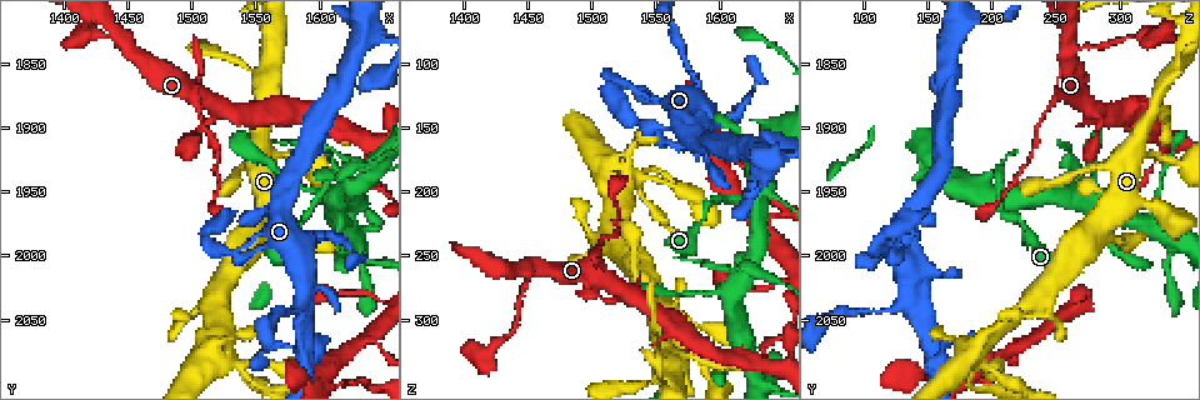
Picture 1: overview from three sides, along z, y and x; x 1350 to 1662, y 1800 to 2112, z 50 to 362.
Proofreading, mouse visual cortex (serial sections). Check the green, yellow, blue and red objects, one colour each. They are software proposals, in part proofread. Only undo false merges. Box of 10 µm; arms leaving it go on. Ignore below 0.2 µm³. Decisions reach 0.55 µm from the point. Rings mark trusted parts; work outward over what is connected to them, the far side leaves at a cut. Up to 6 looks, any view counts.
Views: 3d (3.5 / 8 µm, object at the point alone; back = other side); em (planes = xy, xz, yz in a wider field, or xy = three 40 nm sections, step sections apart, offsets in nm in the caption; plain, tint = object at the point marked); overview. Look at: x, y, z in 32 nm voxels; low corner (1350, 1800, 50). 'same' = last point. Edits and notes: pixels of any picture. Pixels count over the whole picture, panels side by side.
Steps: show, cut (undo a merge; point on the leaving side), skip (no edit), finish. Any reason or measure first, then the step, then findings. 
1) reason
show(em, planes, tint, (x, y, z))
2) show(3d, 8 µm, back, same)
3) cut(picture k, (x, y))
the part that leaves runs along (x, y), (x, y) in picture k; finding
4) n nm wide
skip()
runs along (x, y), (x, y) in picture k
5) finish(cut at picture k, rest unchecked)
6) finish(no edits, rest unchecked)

a fork
show(3d, 3.5 µm, (1588, 2032, 136))

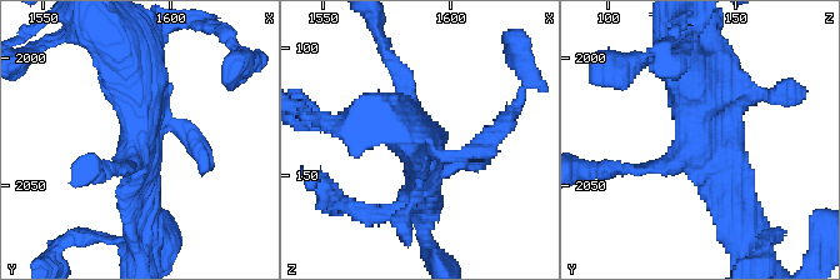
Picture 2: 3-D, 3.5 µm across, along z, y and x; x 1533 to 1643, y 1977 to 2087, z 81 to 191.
show(em, xy, step 2, tint, (1587, 2030, 135))

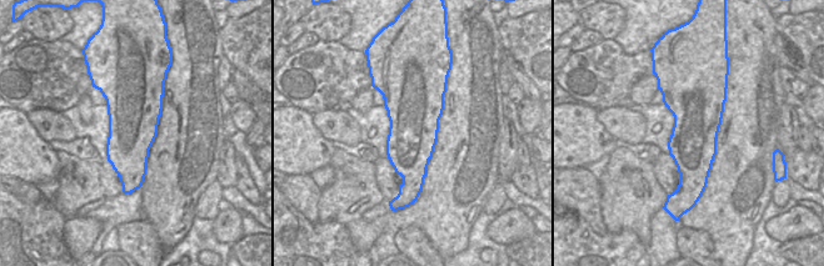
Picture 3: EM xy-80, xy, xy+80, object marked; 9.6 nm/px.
skip()
runs along (679, 58), (746, 204) in picture 2; one cell here

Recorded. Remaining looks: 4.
four-way junction
show(3d, 3.5 µm, back, (1530, 2076, 192))

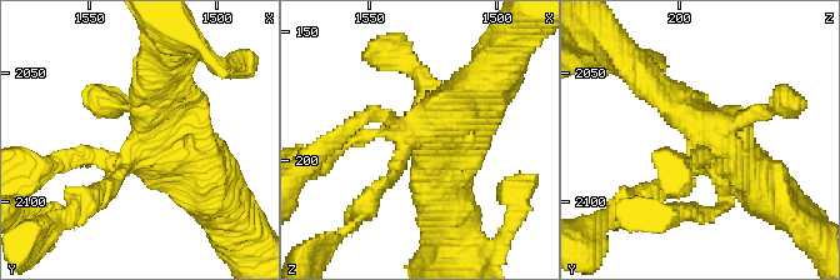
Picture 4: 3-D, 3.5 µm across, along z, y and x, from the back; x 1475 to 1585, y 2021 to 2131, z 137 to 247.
shape alone is not enough
show(em, xy, step 5, tint, (1528, 2076, 190))

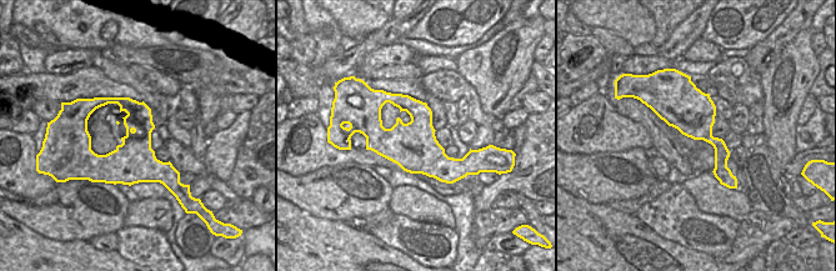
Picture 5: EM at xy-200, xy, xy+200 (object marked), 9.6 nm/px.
460 nm wide
skip()
runs along (649, 80), (703, 141), (751, 176) in picture 4; continuous, no second cell

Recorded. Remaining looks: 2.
finish(no edits, rest unchecked)

